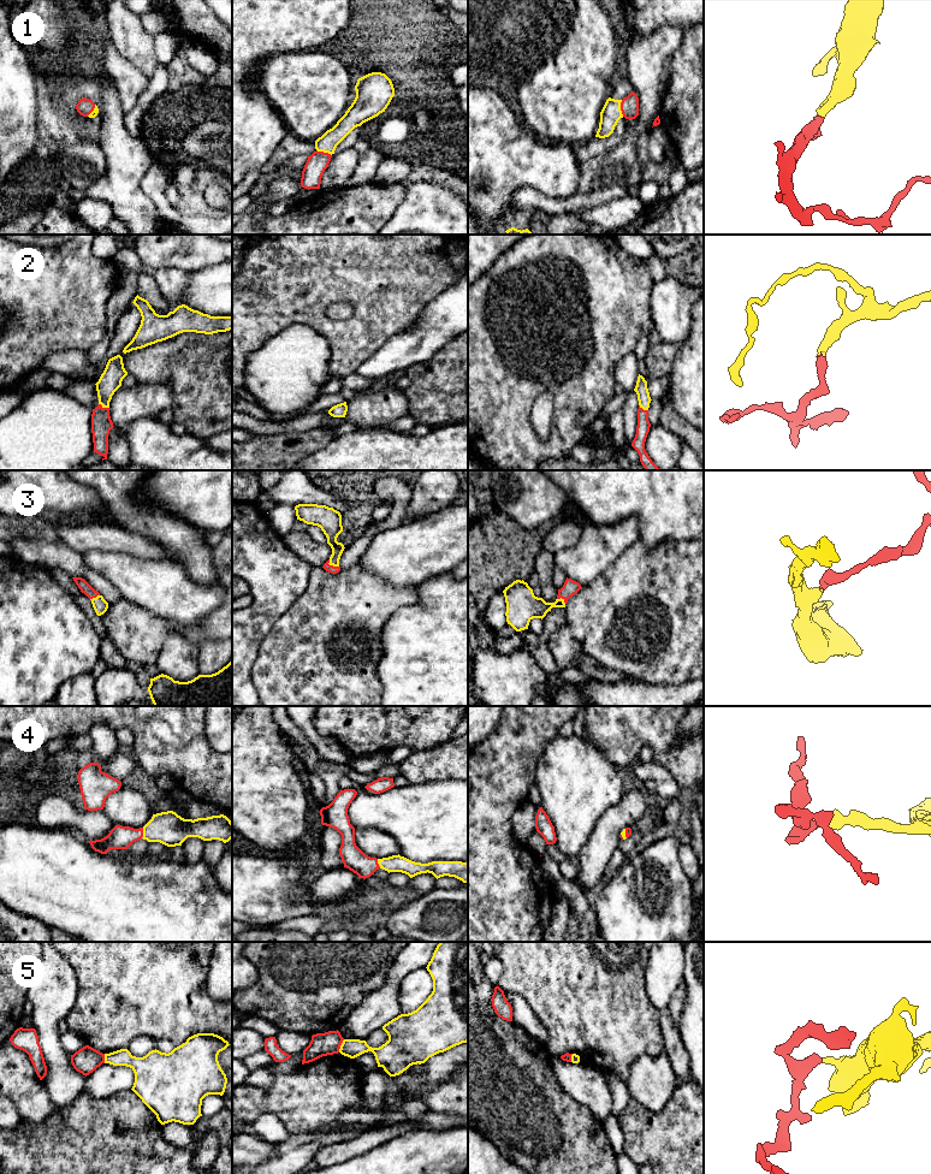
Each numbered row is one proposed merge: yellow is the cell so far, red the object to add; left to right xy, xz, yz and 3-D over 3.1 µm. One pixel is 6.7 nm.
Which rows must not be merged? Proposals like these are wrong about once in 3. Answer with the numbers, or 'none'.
5

